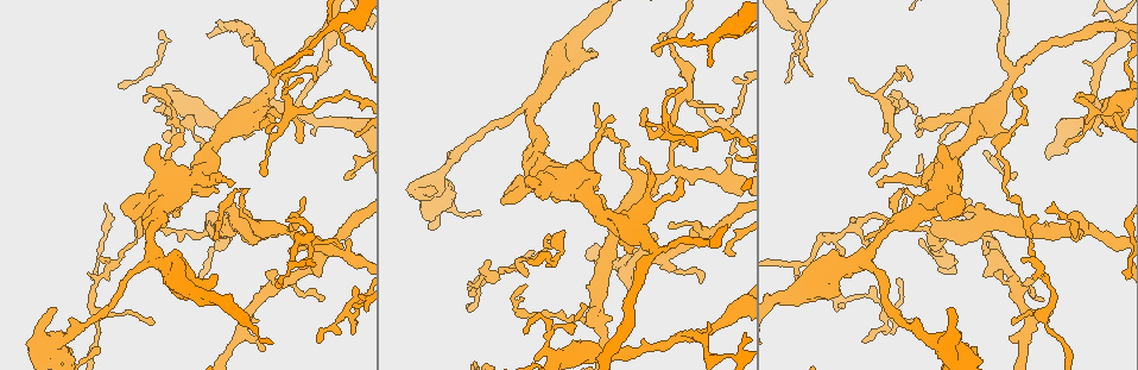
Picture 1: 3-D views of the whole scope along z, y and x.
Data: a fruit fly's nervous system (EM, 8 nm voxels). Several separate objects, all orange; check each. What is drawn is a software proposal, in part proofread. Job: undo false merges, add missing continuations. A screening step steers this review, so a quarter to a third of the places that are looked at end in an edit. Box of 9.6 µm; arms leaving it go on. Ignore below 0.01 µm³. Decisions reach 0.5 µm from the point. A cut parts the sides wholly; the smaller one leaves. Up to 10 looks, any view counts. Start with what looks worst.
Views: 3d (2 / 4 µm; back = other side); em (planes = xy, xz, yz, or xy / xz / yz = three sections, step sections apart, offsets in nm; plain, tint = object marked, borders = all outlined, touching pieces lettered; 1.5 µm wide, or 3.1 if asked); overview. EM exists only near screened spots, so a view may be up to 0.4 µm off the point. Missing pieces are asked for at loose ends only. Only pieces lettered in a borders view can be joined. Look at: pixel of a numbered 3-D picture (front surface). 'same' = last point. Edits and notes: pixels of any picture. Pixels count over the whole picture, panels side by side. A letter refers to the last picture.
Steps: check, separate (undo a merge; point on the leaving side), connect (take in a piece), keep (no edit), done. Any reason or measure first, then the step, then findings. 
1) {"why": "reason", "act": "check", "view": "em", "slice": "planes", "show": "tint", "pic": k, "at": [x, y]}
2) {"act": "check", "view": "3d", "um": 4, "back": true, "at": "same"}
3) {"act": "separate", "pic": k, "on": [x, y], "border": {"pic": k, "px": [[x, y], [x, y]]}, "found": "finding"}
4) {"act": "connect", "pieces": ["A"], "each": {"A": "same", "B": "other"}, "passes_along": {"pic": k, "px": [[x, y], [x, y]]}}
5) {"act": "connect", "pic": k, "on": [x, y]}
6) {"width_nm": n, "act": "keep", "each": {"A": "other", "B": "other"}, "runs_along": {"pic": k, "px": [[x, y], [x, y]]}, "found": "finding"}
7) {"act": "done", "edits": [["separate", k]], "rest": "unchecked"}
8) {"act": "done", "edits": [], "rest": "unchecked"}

{"why": "end of a long branch", "act": "check", "view": "em", "slice": "planes", "show": "tint", "pic": 1, "at": [864, 239]}

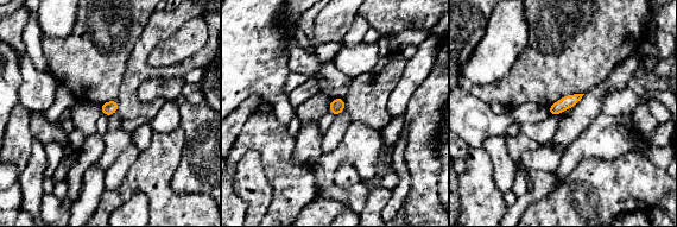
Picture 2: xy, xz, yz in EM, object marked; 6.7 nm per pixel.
{"why": "what lies round it", "act": "check", "view": "em", "slice": "planes", "show": "borders", "at": "same"}

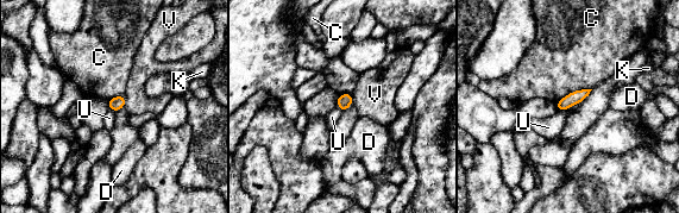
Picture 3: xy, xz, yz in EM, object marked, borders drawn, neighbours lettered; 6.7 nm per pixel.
{"act": "keep", "each": {"C": "other", "D": "other", "K": "other", "U": "other", "V": "other"}, "border": {"pic": 3, "px": [[578, 102], [558, 111]]}, "found": "none of them fits"}

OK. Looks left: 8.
{"why": "sharp bend", "act": "check", "view": "em", "slice": "yz", "step": 8, "show": "borders", "pic": 1, "at": [868, 255]}

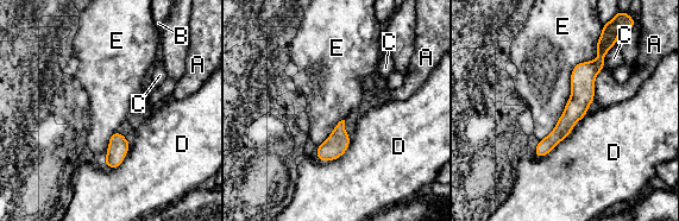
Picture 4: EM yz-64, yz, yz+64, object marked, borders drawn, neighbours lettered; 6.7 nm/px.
{"act": "keep", "each": {"A": "other", "B": "other", "C": "other", "D": "other", "E": "other"}, "border": {"pic": 4, "px": [[603, 69], [593, 83], [593, 99]]}, "found": "continuous, no second cell"}

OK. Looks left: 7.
{"why": "thin end", "act": "check", "view": "em", "slice": "xy", "step": 4, "show": "borders", "pic": 1, "at": [721, 108]}

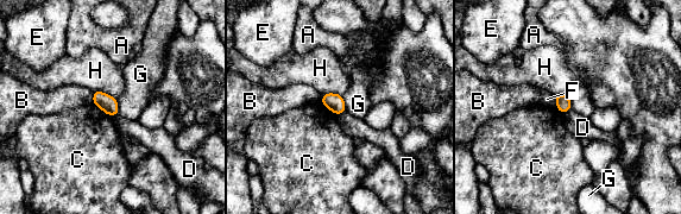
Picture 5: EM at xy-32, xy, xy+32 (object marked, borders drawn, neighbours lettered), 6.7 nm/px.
{"width_nm": 110, "act": "keep", "each": {"A": "other", "B": "other", "C": "other", "D": "other", "E": "other", "F": "other", "G": "other", "H": "other"}, "border": {"pic": 5, "px": [[342, 95], [346, 111]]}, "found": "no lettered piece goes on from it"}

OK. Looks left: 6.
{"why": "tapers out", "act": "check", "view": "em", "slice": "planes", "show": "tint", "pic": 1, "at": [733, 153]}

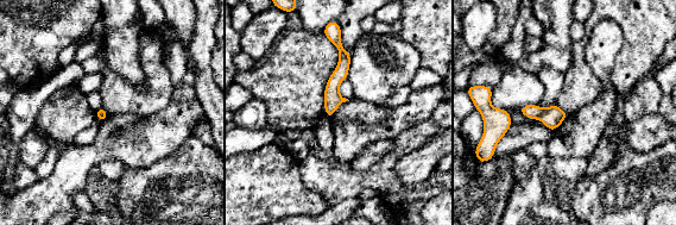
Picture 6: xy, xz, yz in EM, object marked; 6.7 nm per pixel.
{"act": "check", "view": "em", "slice": "planes", "show": "borders", "at": "same"}

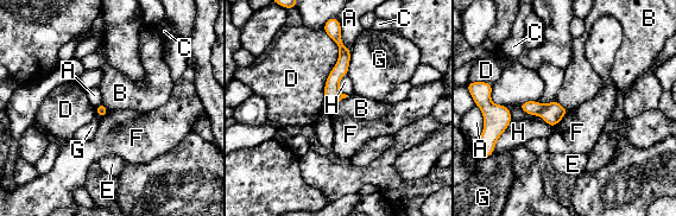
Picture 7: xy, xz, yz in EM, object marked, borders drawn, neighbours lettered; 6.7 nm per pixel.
{"width_nm": 80, "act": "keep", "each": {"A": "other", "B": "other", "C": "other", "D": "other", "E": "other", "F": "other", "G": "other", "H": "other"}, "runs_along": {"pic": 7, "px": [[335, 37], [342, 64], [329, 108]]}, "found": "no lettered piece goes on from it"}

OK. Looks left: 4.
{"act": "check", "view": "em", "slice": "planes", "show": "borders", "pic": 1, "at": [52, 309]}

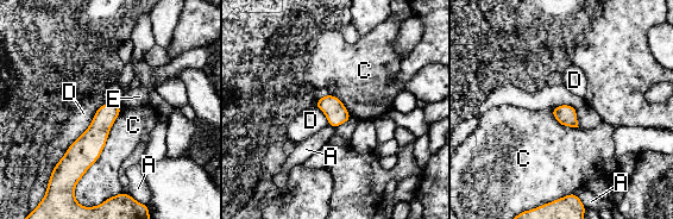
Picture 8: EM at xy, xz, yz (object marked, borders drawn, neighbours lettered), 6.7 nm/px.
{"longest_contact_nm": ["C", 650], "act": "keep", "each": {"A": "other", "C": "other", "D": "other", "E": "other"}, "runs_along": {"pic": 8, "px": [[118, 108], [99, 127], [70, 173]]}, "found": "none of them fits"}

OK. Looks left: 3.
{"act": "done", "edits": [], "rest": "unchecked"}

